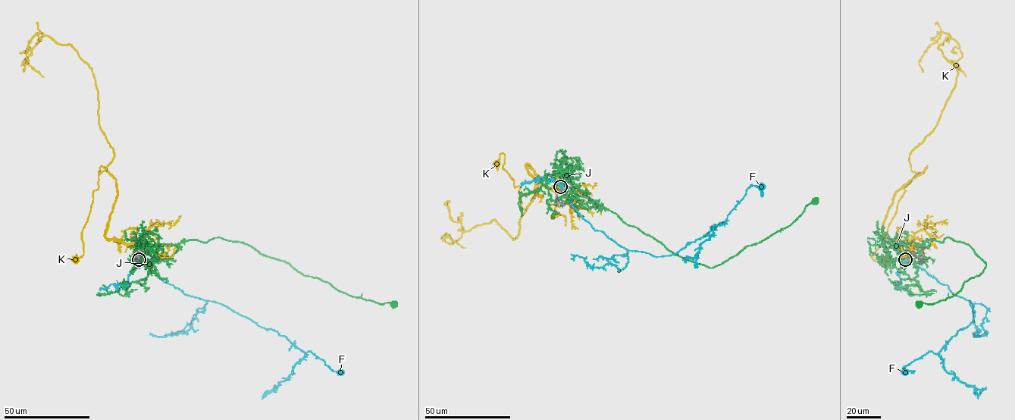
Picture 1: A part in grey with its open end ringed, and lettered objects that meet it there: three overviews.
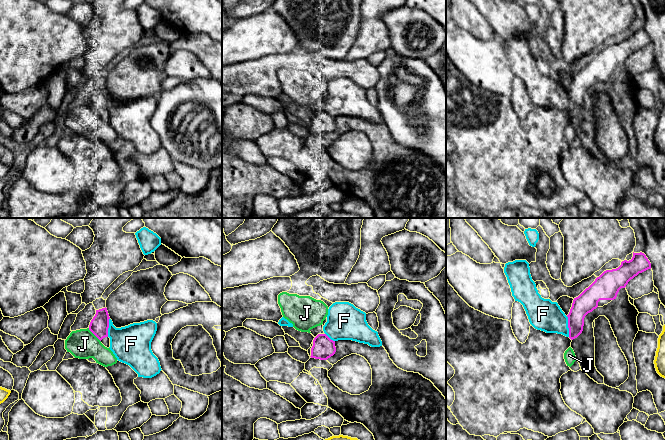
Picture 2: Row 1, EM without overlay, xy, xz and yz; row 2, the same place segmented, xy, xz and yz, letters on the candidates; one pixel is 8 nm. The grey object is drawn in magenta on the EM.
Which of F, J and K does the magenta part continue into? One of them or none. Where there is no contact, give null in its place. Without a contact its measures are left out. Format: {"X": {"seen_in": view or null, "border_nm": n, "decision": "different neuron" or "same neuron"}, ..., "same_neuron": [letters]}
{"F": {"seen_in": "yz", "border_nm": 170, "decision": "different neuron"}, "J": {"seen_in": "xy", "border_nm": 150, "decision": "different neuron"}, "K": {"seen_in": null, "decision": "different neuron"}, "same_neuron": []}

